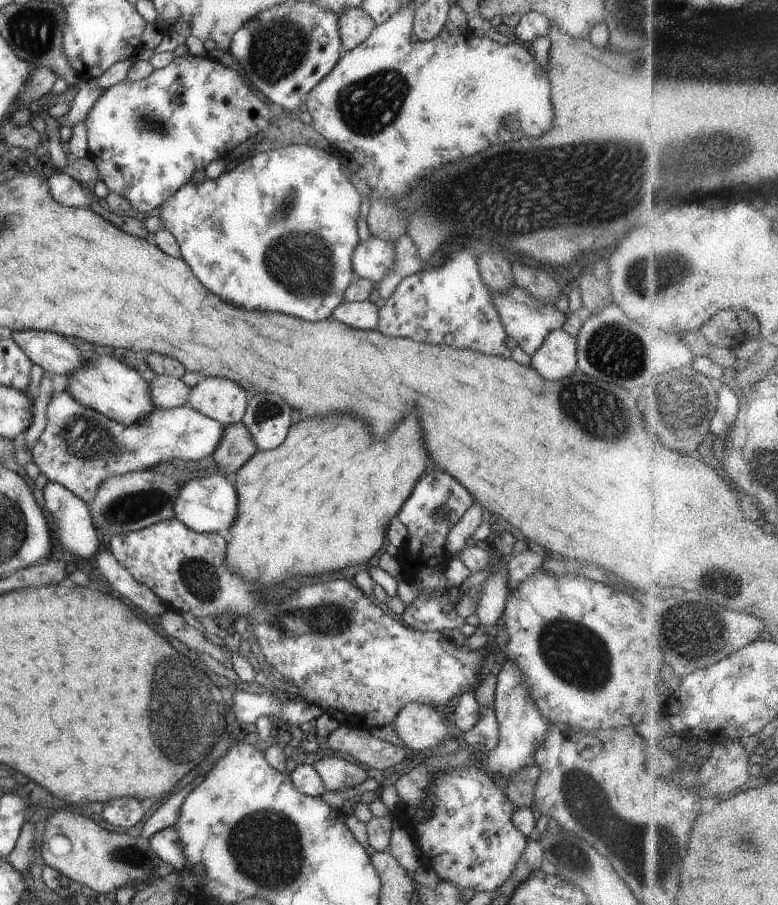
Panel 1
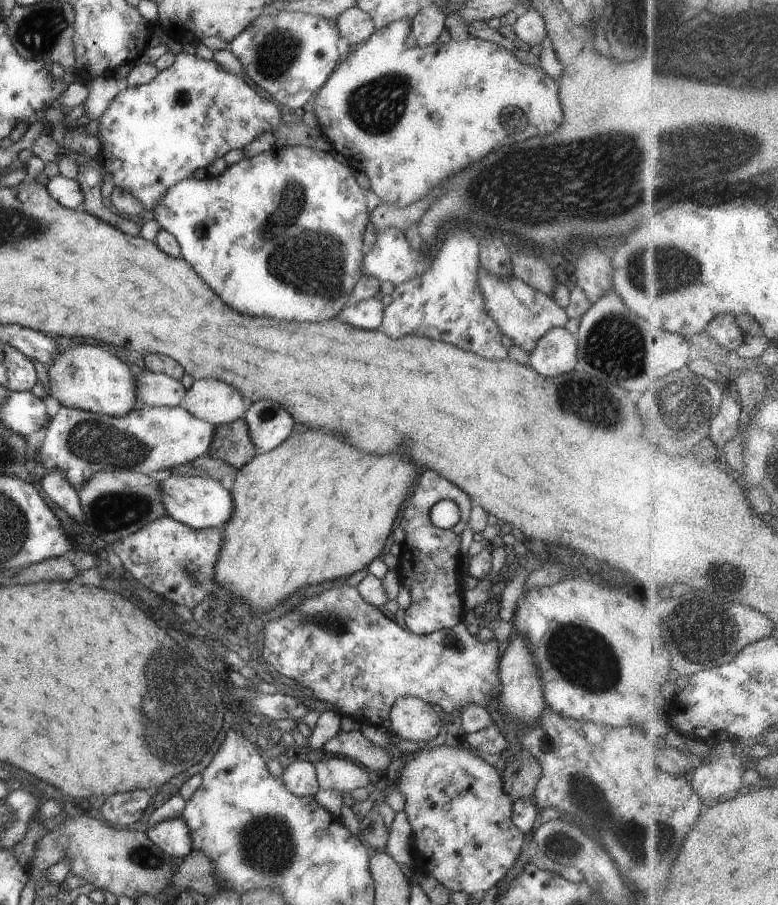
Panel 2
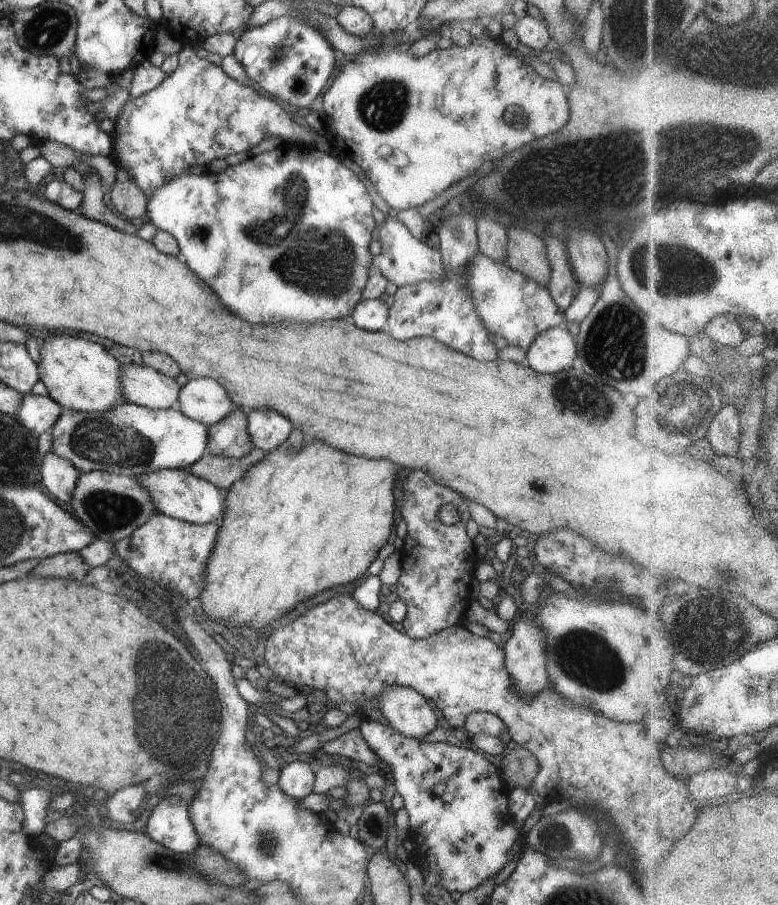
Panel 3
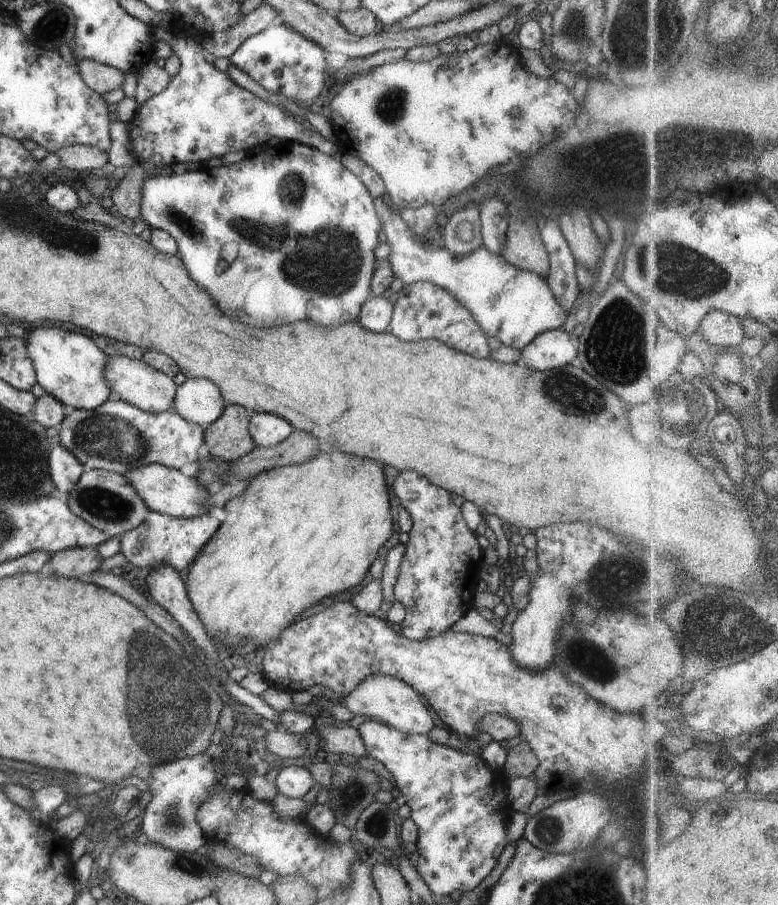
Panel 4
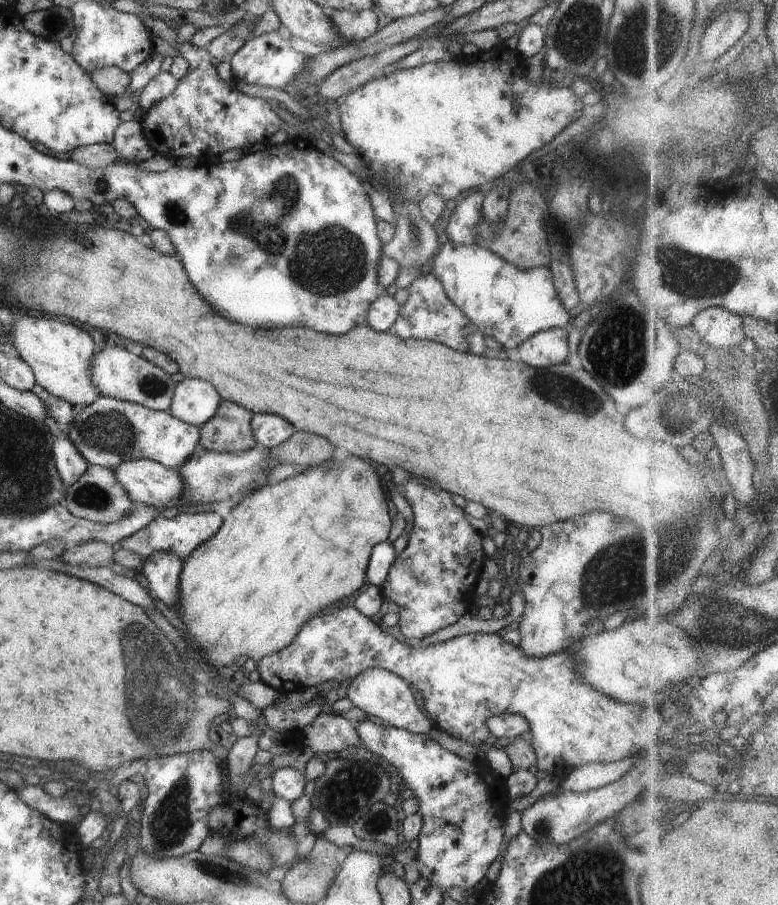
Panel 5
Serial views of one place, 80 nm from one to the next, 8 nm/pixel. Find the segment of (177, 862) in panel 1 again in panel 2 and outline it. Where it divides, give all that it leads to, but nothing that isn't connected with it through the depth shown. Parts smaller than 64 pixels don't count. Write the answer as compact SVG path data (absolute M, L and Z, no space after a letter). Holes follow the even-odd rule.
M182 815L156 822L144 833L156 847L171 858L183 858L191 849L189 829Z

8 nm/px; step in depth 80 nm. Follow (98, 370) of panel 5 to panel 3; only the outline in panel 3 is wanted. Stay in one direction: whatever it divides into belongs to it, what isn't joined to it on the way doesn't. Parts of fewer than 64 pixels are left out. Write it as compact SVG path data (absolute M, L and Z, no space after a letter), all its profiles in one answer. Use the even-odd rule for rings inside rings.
M144 365L121 366L121 390L127 403L151 409L176 406L179 387L173 379Z

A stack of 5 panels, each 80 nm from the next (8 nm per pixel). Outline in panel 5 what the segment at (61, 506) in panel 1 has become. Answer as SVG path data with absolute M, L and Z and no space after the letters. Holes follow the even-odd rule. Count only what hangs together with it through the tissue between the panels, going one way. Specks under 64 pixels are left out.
M69 437L54 440L52 457L65 488L73 484L88 465L86 460L79 454L79 451L73 446Z

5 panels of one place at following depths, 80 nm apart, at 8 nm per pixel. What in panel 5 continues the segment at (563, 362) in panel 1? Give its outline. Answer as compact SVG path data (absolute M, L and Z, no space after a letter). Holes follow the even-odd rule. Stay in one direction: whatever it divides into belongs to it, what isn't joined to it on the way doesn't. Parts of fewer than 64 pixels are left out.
M566 327L549 328L529 336L517 346L515 356L533 368L547 368L566 362L569 356Z

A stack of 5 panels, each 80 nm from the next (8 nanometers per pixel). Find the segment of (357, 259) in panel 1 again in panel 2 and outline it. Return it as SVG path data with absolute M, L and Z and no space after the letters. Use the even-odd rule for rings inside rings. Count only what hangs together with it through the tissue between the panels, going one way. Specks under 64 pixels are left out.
M387 227L376 233L371 250L362 257L362 274L397 286L423 274L432 260L411 248L404 231Z

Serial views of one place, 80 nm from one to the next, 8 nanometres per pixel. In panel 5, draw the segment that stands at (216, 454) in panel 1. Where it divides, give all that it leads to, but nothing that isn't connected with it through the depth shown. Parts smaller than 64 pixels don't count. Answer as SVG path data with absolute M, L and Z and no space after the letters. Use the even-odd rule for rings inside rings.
M220 400L213 416L198 426L197 444L213 452L238 453L257 444L250 427L255 413Z

